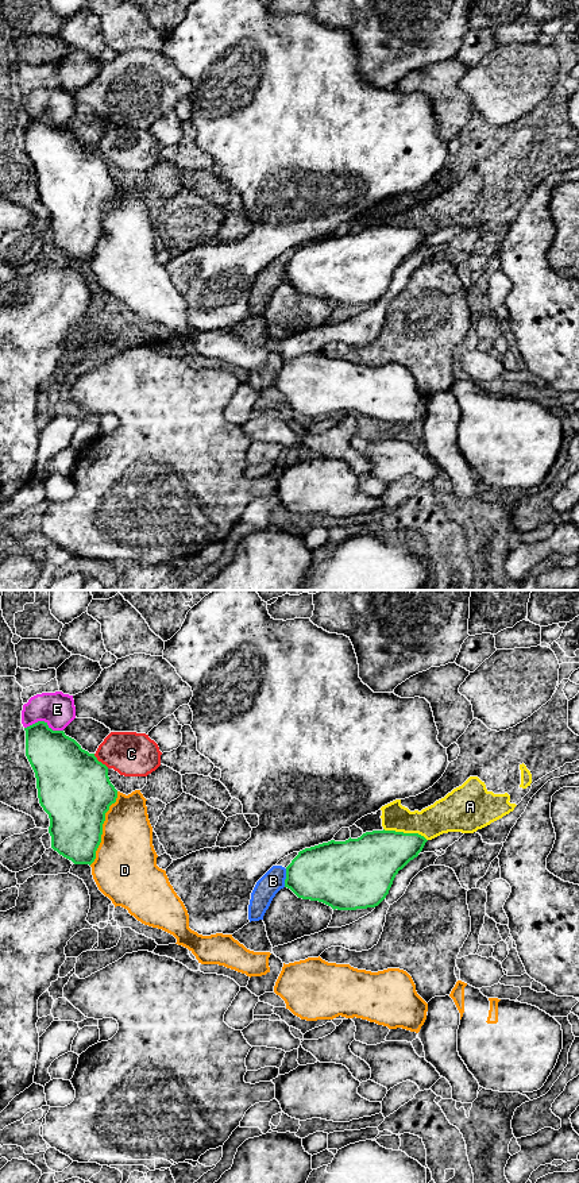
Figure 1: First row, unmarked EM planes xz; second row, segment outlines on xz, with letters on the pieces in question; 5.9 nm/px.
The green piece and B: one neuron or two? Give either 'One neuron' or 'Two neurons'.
Two neurons

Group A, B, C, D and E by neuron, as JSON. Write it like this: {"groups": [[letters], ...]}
{"groups": [["A"], ["B"], ["C"], ["D"], ["E"]]}

